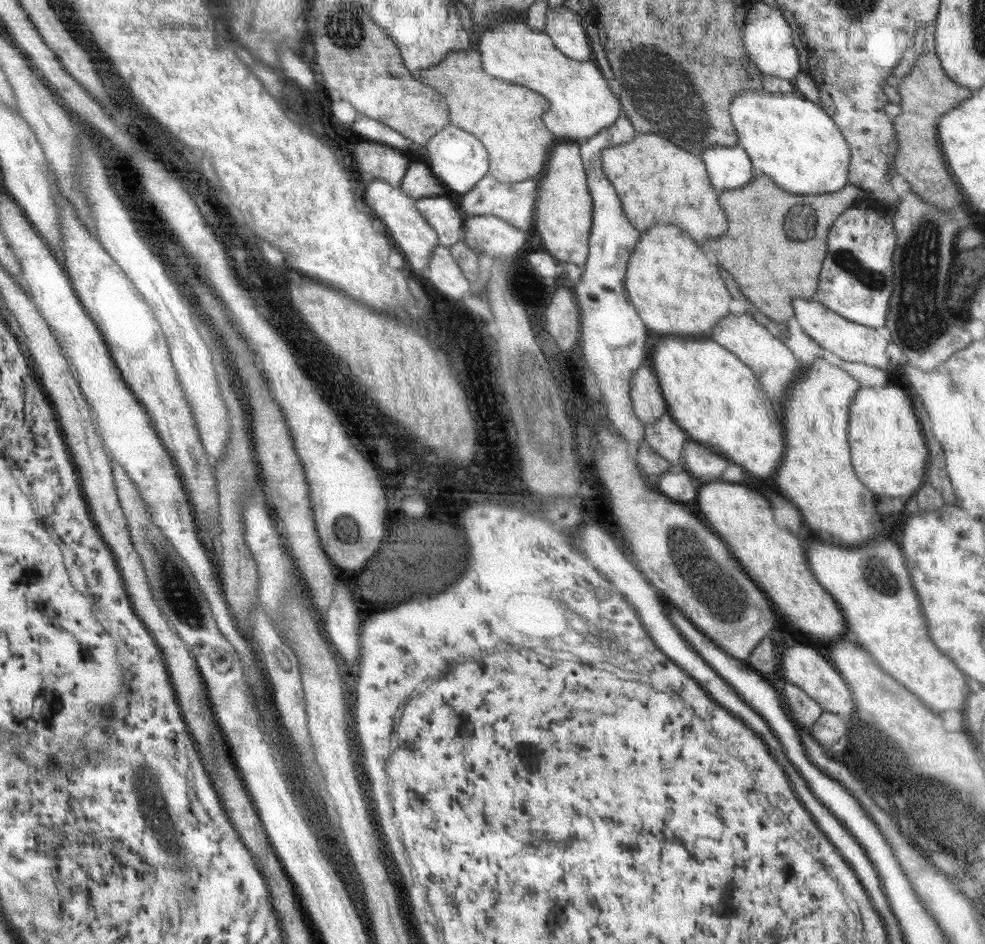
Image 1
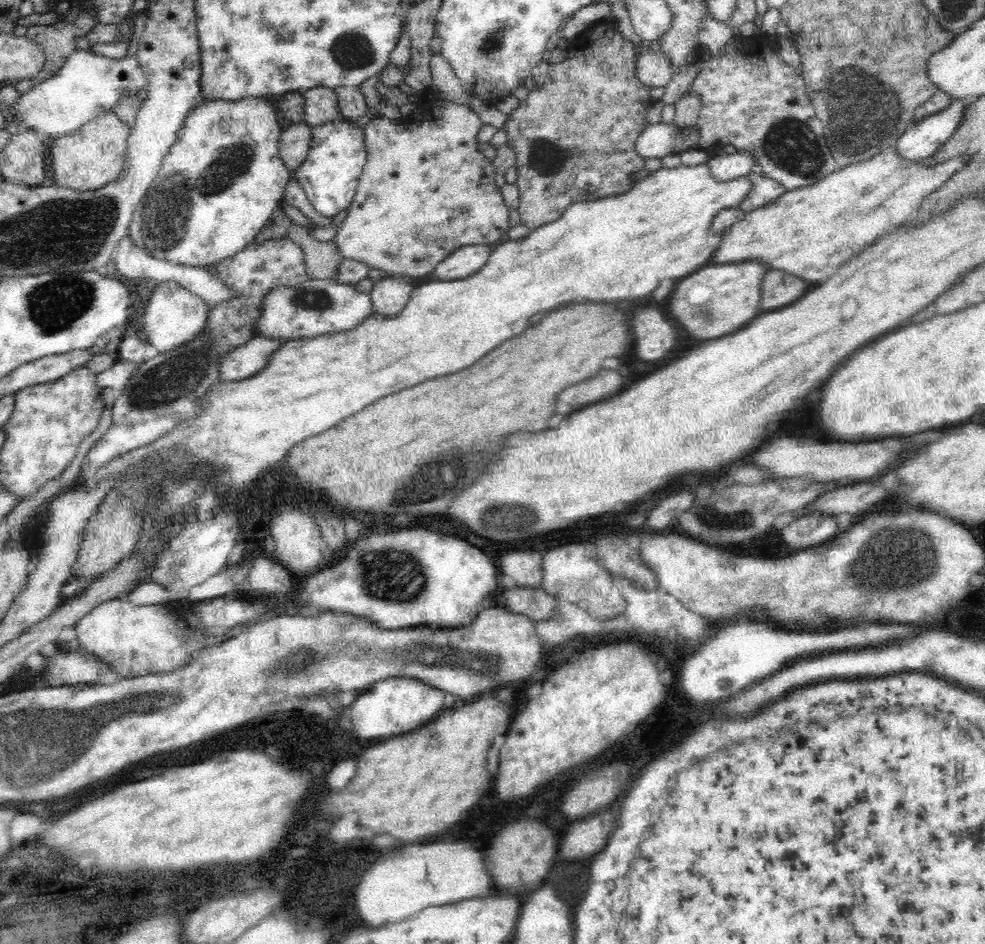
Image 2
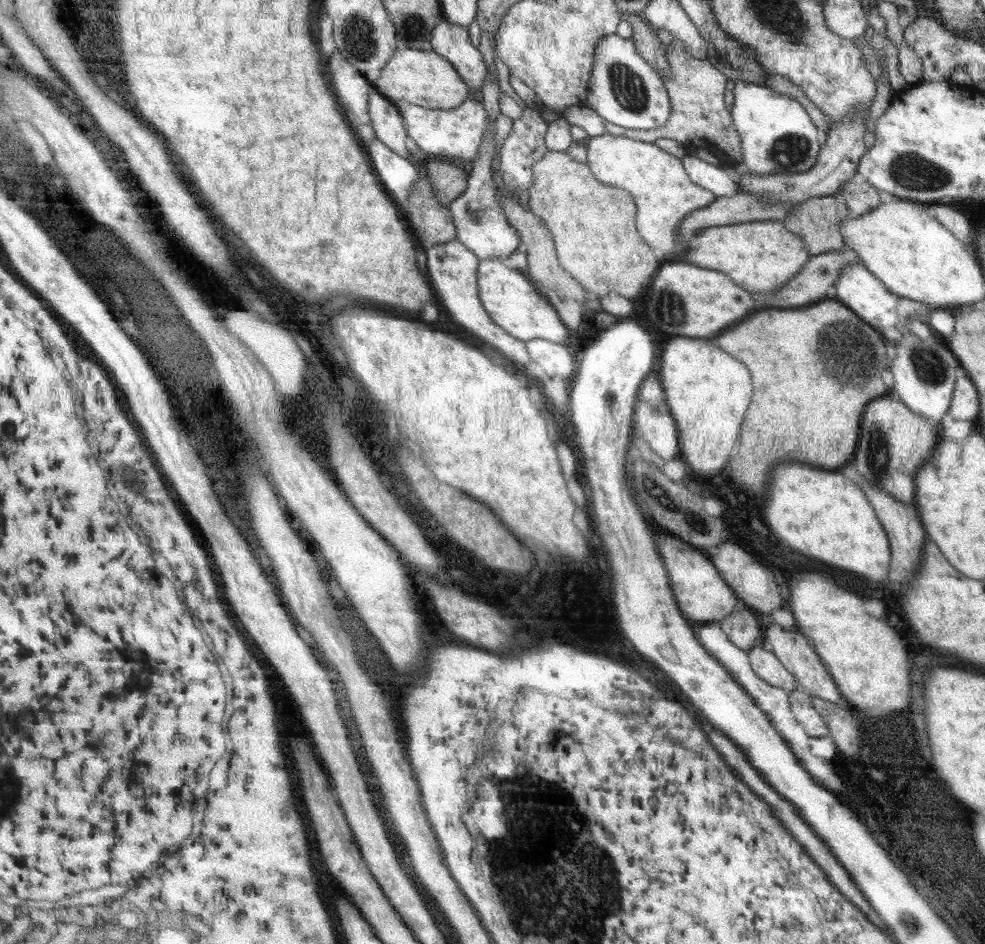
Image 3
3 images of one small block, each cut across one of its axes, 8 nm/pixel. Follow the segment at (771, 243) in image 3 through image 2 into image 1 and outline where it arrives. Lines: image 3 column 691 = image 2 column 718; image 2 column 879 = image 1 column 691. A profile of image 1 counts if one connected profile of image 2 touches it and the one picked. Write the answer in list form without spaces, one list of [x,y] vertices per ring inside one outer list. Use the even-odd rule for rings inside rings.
[[[638,133],[632,142],[604,148],[600,156],[604,173],[616,188],[628,220],[641,233],[664,222],[682,228],[702,244],[728,231],[730,221],[702,157],[649,133]]]

